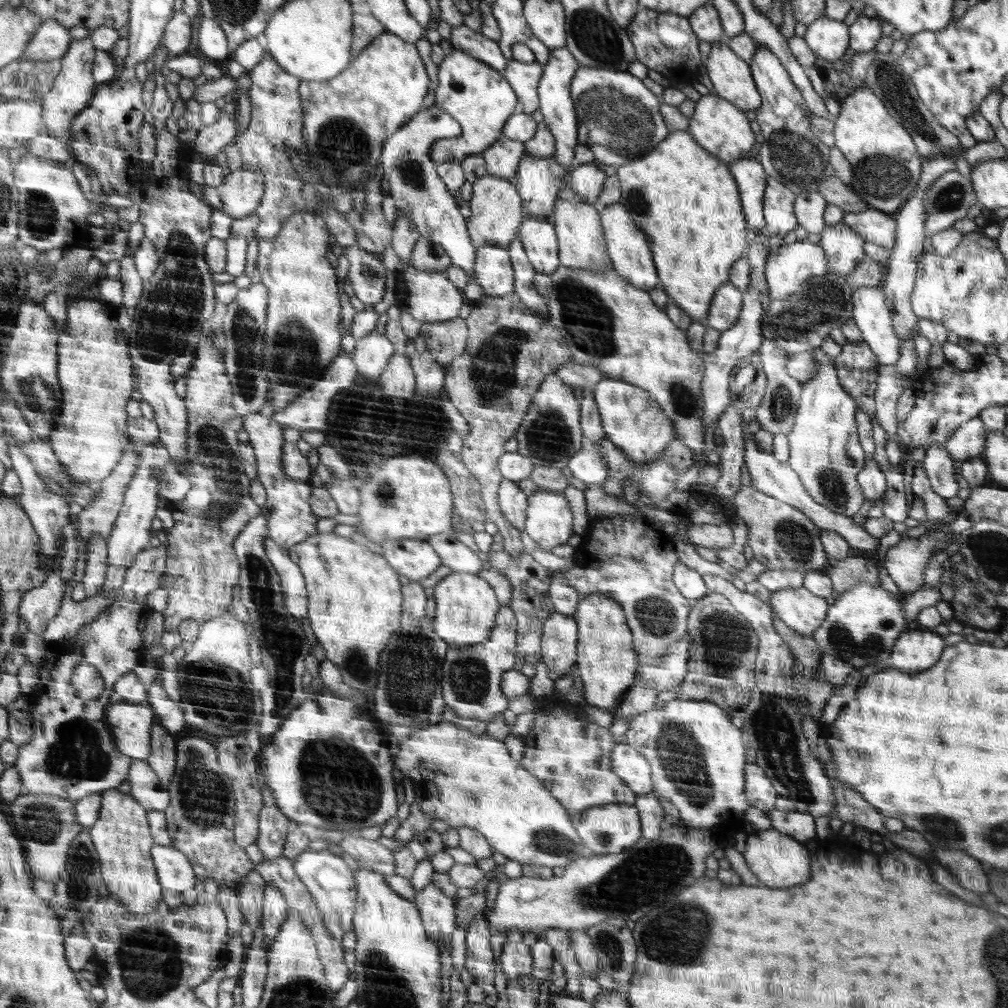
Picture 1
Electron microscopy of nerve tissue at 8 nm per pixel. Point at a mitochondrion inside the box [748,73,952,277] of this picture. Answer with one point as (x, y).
(794, 157)

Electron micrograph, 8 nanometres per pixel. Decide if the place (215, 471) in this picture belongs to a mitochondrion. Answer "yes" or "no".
yes

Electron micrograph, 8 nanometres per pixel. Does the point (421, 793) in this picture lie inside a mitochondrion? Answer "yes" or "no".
no

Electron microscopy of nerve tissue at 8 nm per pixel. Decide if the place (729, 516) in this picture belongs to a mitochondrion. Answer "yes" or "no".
no

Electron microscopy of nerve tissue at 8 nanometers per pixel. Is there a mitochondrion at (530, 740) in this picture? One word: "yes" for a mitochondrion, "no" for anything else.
no

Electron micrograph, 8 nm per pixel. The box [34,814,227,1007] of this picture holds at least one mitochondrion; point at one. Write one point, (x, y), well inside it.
(149, 961)

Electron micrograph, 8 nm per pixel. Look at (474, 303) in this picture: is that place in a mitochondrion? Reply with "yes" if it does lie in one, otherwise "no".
no

